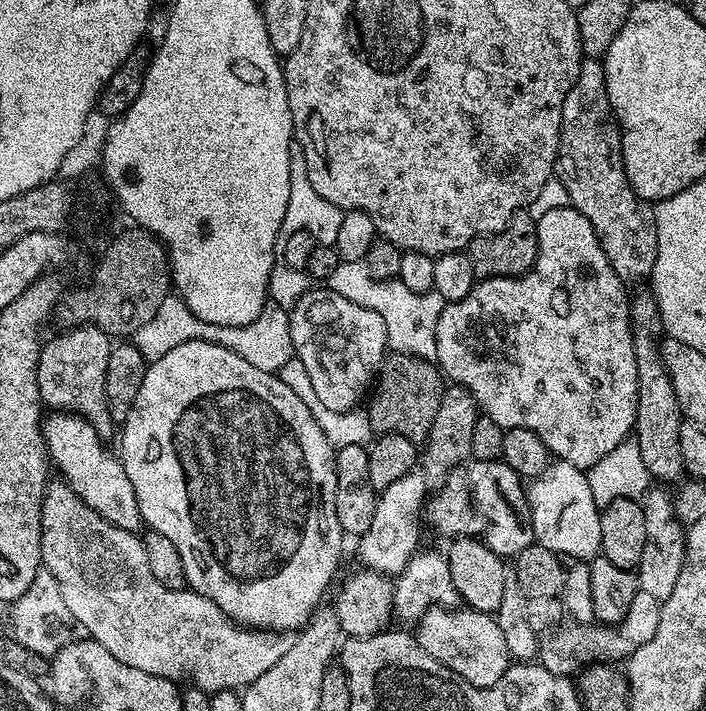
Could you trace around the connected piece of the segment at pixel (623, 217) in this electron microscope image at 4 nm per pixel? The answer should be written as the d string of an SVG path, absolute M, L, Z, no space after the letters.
M581 59L578 78L566 94L560 123L560 153L556 155L554 172L558 180L560 176L560 184L568 195L567 203L574 210L578 210L578 214L582 214L582 218L586 218L590 226L594 226L594 234L598 234L598 242L606 258L610 258L610 266L614 266L614 274L618 274L618 278L625 282L647 281L654 270L654 258L658 258L656 210L649 201L637 196L626 178L626 170L622 162L620 125L612 115L610 98L606 94L604 65L599 59Z

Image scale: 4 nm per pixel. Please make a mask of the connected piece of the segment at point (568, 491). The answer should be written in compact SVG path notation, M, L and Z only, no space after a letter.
M556 460L549 463L548 469L541 476L535 477L528 488L528 512L532 515L532 532L535 543L546 546L546 550L555 552L561 557L573 556L576 560L588 562L600 552L602 542L602 522L600 521L601 505L594 502L590 494L590 482L581 469L570 466L570 462Z

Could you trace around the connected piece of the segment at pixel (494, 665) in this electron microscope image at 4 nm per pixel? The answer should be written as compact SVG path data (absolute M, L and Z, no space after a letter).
M433 606L420 615L414 635L430 658L438 658L442 666L475 688L494 686L510 666L506 638L502 638L495 615L487 612L475 612L467 606Z

